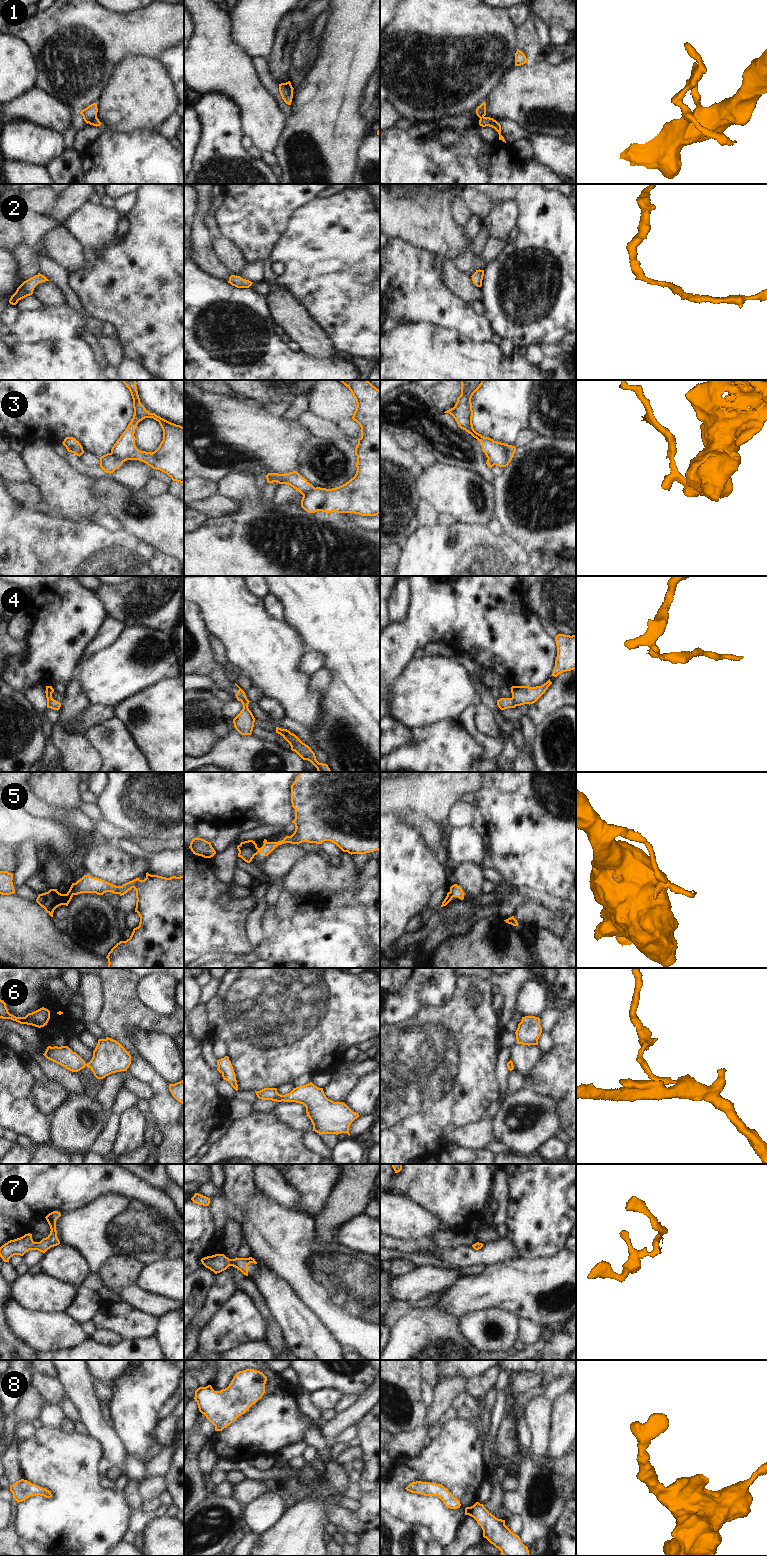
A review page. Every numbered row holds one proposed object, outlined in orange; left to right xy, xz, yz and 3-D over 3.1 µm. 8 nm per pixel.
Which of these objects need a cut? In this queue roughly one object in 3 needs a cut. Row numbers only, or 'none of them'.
1, 3, 4, 5

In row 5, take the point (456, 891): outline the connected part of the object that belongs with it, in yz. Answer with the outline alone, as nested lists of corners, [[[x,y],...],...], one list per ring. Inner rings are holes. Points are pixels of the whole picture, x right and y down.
[[[454,884],[450,887],[450,893],[453,897],[458,897],[459,899],[464,899],[464,892],[460,886],[457,884]]]

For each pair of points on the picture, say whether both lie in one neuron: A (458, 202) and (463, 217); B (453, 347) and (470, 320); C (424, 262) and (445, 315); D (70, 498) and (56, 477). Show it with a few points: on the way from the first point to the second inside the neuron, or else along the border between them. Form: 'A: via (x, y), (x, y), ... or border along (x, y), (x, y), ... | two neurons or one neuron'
A: via (459, 206), (461, 213) | one neuron
B: border along (439, 325), (454, 328), (475, 342), (483, 343) | two neurons
C: via (424, 275), (424, 289), (437, 302) | one neuron
D: via (69, 493), (58, 482) | one neuron

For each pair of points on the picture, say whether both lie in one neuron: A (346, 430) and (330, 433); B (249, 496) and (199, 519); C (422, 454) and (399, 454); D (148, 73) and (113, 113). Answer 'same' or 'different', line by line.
A: different
B: different
C: different
D: same

